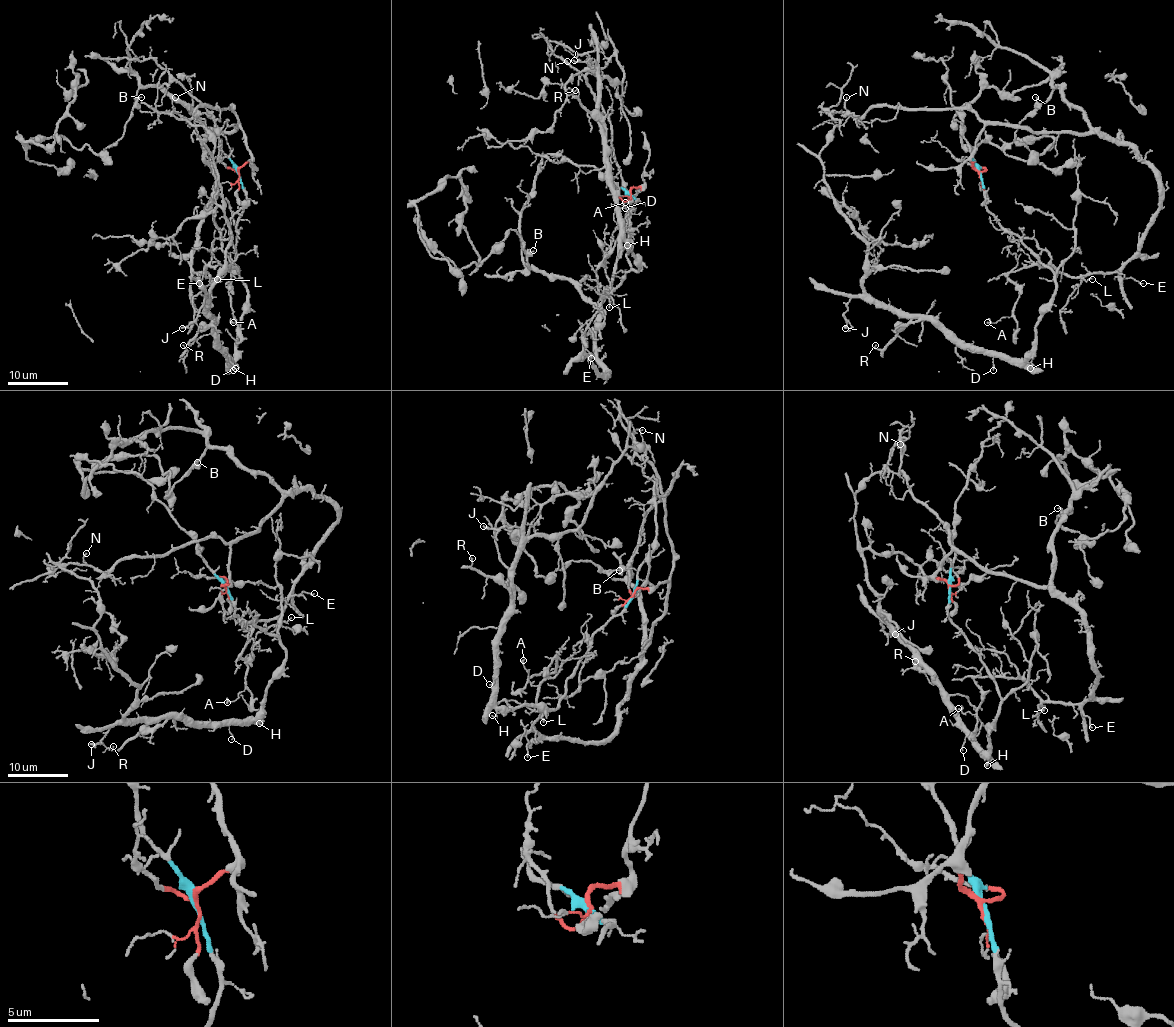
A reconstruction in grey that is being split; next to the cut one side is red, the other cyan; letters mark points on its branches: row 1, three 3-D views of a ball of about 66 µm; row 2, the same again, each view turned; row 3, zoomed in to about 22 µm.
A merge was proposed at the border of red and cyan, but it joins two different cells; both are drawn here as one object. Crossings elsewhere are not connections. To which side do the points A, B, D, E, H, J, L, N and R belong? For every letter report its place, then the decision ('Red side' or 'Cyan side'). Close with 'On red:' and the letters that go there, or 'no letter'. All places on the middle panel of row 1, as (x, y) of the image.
A: Place: (625, 202). Red side
B: Place: (533, 250). Red side
D: Place: (625, 208). Cyan side
E: Place: (591, 358). Red side
H: Place: (627, 245). Cyan side
J: Place: (574, 60). Cyan side
L: Place: (609, 307). Red side
N: Place: (567, 61). Red side
R: Place: (575, 90). Cyan side
On red: A, B, E, L, N

